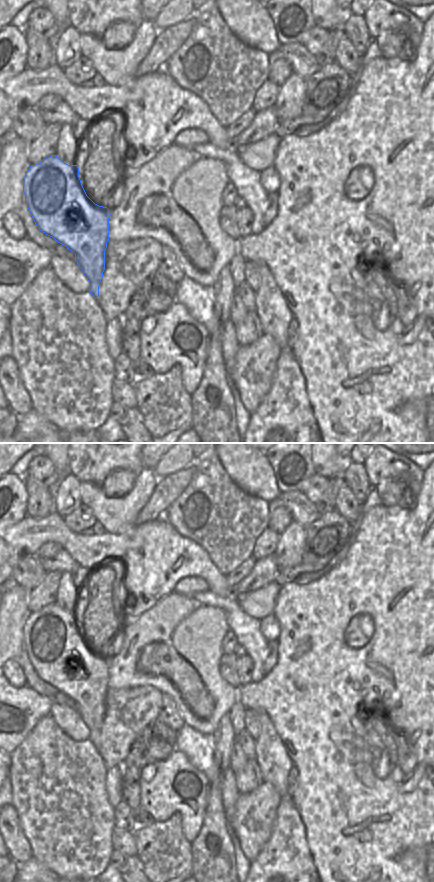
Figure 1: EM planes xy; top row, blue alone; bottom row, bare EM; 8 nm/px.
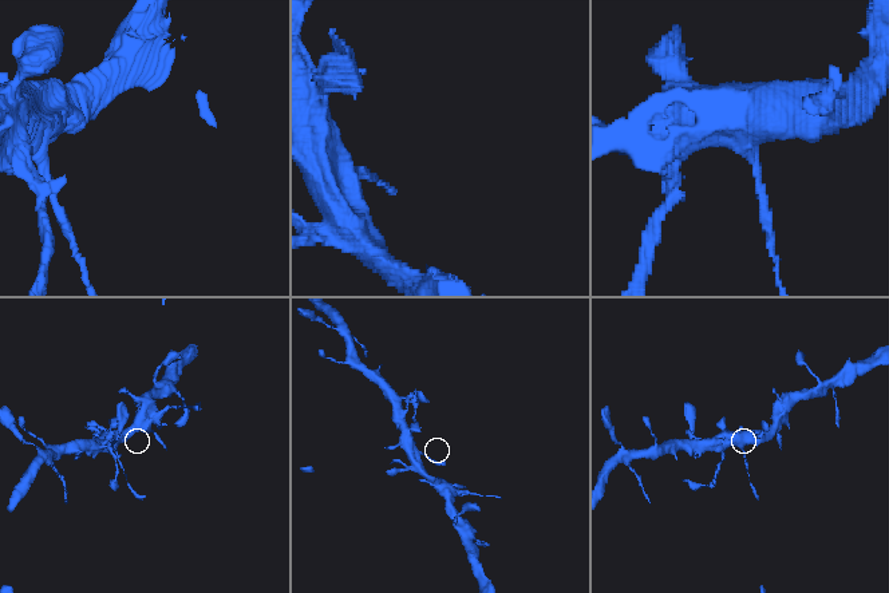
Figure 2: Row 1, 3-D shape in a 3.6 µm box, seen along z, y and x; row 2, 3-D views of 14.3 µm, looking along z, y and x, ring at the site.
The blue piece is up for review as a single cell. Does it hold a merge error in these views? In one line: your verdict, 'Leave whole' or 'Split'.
Split.

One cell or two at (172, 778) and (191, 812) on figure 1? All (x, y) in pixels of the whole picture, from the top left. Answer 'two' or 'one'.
one

